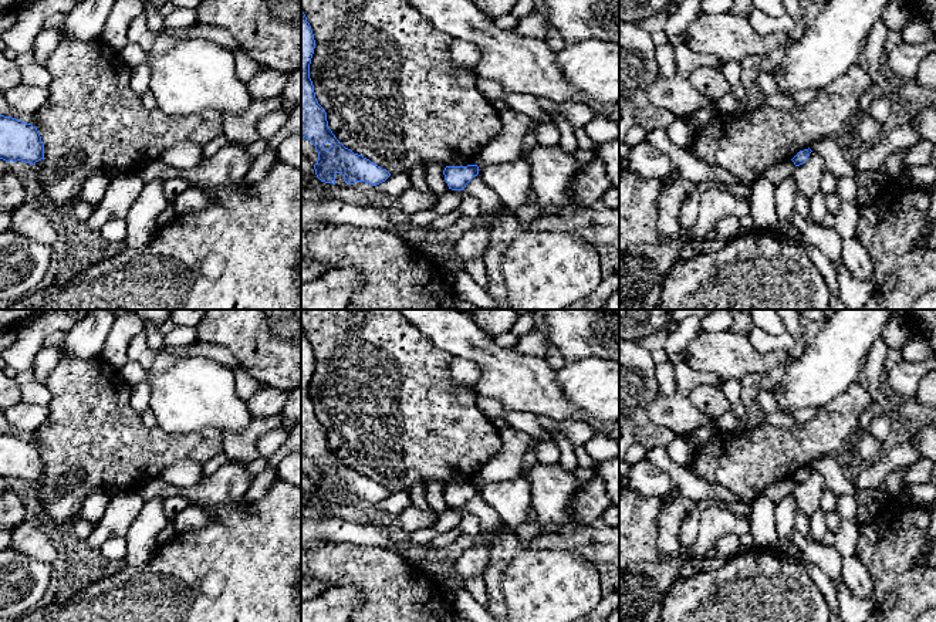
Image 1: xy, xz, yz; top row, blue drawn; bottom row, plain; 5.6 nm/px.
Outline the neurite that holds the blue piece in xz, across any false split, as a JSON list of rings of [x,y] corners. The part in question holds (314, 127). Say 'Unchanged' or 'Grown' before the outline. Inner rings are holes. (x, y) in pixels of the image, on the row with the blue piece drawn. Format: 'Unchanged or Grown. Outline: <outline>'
Unchanged. Outline: [[[301,10],[301,138],[308,139],[318,152],[318,160],[314,165],[315,175],[321,182],[332,185],[335,185],[335,175],[341,173],[345,183],[365,182],[376,186],[391,173],[345,148],[328,126],[327,112],[318,104],[310,78],[314,48],[314,34]]]

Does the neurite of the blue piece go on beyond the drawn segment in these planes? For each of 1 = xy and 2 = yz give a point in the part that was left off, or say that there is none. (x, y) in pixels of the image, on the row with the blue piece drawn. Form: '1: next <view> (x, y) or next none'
1: next none
2: next none

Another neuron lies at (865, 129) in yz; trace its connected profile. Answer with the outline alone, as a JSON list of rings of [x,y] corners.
[[[869,114],[854,115],[842,135],[851,135],[854,138],[852,146],[868,146],[879,141],[882,133],[882,124],[874,119]]]

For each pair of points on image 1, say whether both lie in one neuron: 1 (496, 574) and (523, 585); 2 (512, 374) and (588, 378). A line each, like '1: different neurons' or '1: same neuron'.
1: different neurons
2: different neurons

